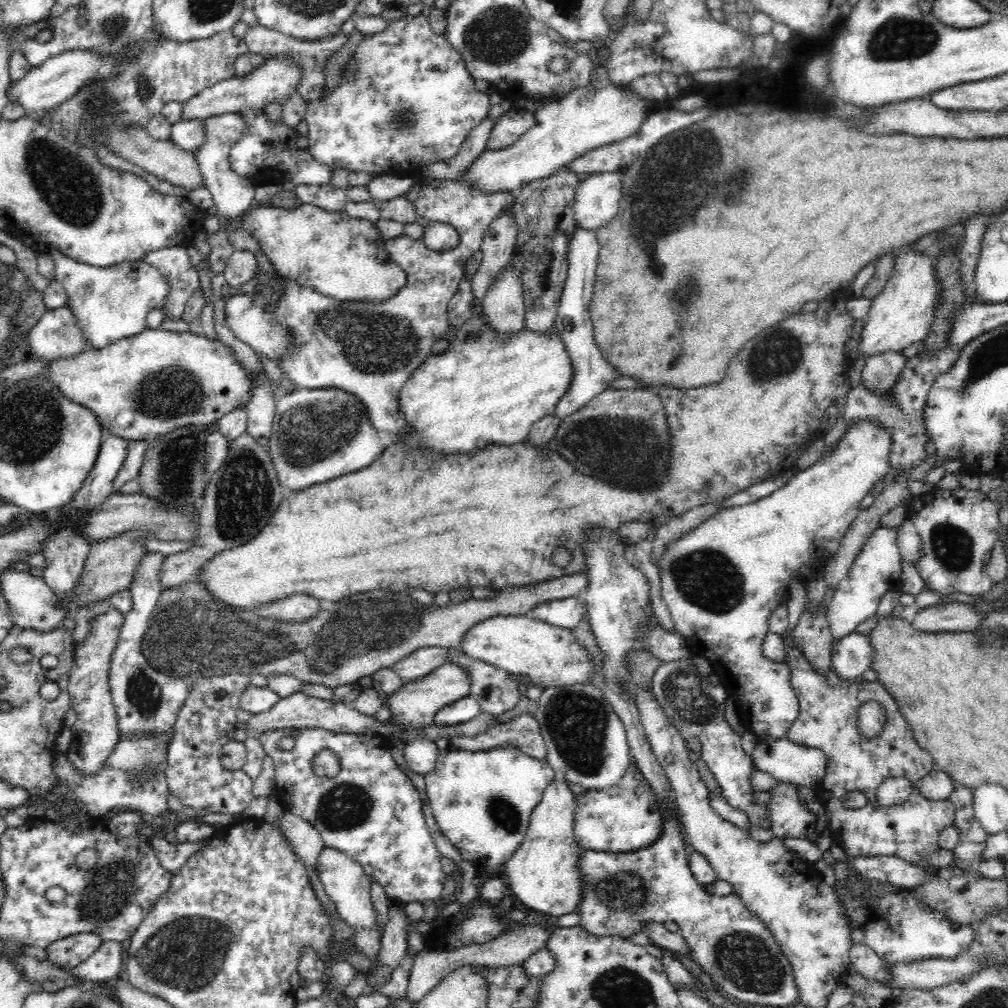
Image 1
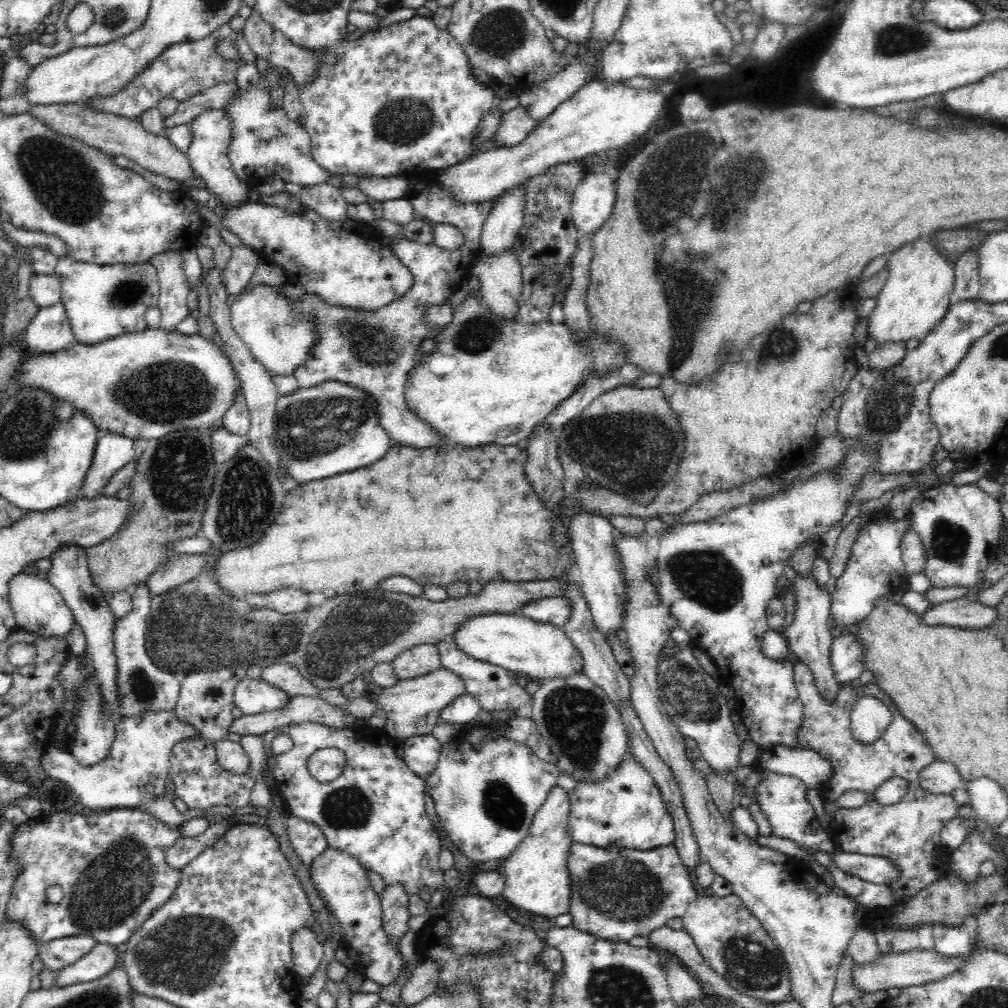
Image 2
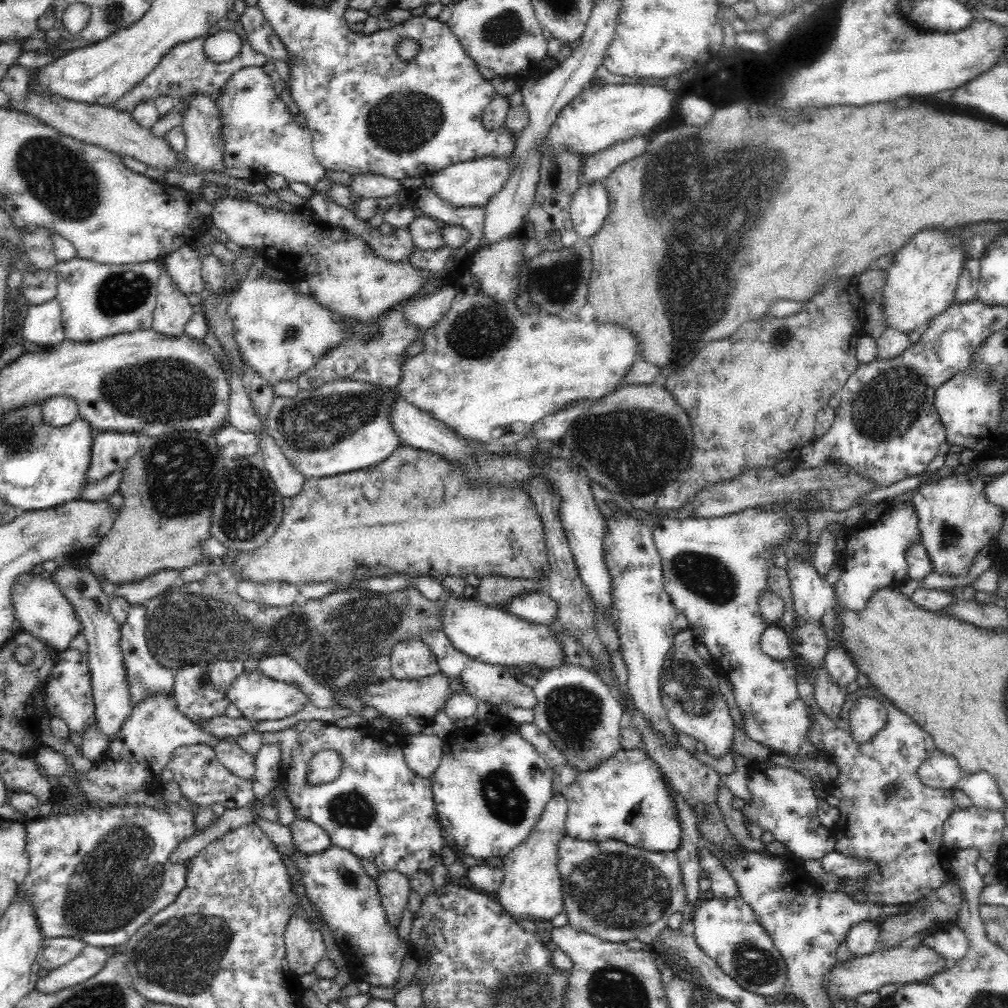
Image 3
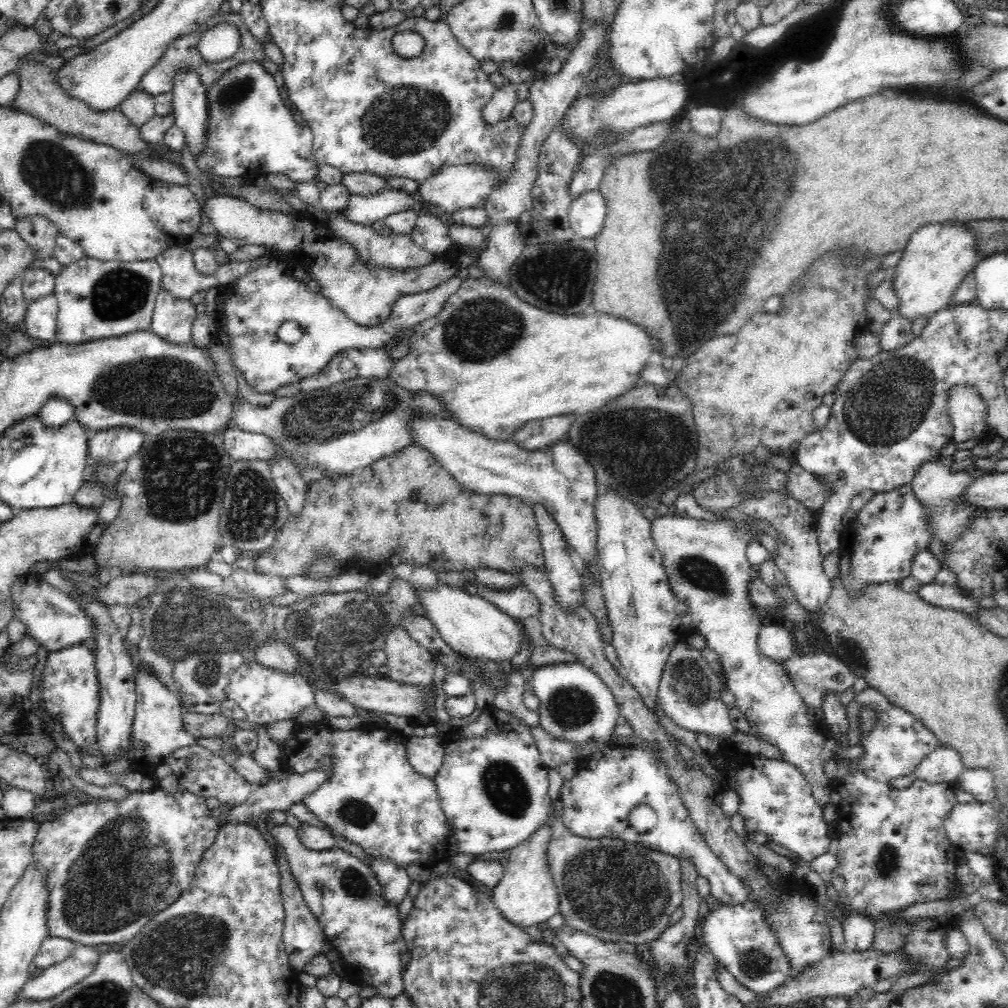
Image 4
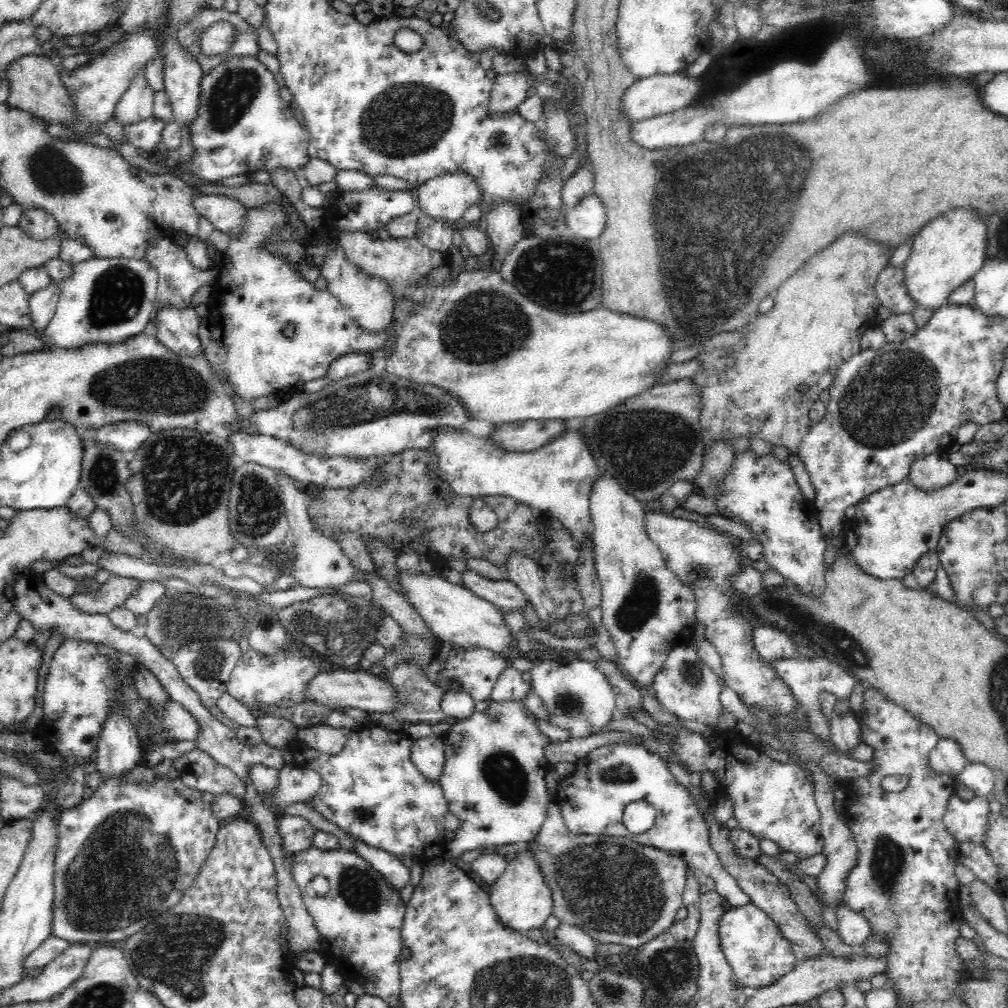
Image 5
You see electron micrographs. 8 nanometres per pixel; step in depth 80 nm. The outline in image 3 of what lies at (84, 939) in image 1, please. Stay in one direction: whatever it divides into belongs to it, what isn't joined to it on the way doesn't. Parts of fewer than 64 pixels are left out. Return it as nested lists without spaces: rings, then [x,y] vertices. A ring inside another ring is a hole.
[[[43,937],[37,954],[37,962],[41,968],[46,968],[49,971],[60,968],[60,966],[64,966],[64,964],[76,958],[86,945],[88,945],[87,942],[79,938],[49,939]]]

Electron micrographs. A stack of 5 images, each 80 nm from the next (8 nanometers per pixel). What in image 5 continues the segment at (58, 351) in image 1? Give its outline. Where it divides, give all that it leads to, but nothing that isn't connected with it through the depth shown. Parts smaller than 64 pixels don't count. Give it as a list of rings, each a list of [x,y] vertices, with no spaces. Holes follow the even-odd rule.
[[[52,282],[49,287],[31,294],[29,298],[30,324],[42,338],[51,318],[54,316],[58,302],[58,285]]]

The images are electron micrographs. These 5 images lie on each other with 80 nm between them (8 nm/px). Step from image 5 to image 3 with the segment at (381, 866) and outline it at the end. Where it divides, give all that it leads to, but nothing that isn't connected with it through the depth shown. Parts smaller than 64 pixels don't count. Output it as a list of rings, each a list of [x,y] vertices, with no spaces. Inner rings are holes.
[[[382,872],[377,879],[377,887],[388,925],[397,930],[408,906],[411,890],[408,879],[398,872]]]

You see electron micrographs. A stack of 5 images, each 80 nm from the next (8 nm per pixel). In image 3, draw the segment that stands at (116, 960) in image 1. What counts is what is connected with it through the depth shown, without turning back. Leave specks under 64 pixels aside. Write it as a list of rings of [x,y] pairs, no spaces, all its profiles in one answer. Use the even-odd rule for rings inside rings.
[[[86,945],[80,954],[70,962],[51,970],[44,979],[32,985],[32,990],[40,992],[58,992],[90,980],[100,972],[110,958],[105,947]]]

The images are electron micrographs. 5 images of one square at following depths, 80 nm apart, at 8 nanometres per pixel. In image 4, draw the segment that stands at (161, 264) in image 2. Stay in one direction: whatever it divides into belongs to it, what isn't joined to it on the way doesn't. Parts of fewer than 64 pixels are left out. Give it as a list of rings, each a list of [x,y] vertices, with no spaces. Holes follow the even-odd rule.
[[[160,286],[150,329],[172,344],[190,344],[190,328],[197,315],[194,308],[189,300],[176,298]]]

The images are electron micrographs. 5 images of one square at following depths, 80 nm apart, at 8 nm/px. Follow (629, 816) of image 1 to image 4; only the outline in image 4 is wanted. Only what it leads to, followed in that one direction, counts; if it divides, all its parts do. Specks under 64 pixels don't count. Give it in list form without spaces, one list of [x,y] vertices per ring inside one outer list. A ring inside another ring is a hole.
[[[616,745],[603,751],[597,750],[587,760],[582,759],[576,765],[577,771],[575,775],[570,780],[563,782],[559,792],[559,799],[563,802],[562,824],[570,833],[585,839],[614,837],[678,858],[685,856],[694,862],[696,869],[698,869],[698,875],[709,880],[712,896],[717,898],[720,903],[740,904],[740,902],[748,898],[748,891],[742,884],[742,880],[732,874],[730,869],[712,852],[702,835],[696,831],[694,821],[688,814],[688,809],[682,804],[682,799],[678,794],[678,787],[668,777],[666,765],[658,757],[654,756],[654,753],[646,752],[642,746],[620,747]],[[642,803],[650,806],[652,811],[656,813],[656,824],[646,832],[636,832],[630,826],[629,814],[632,808]]]

